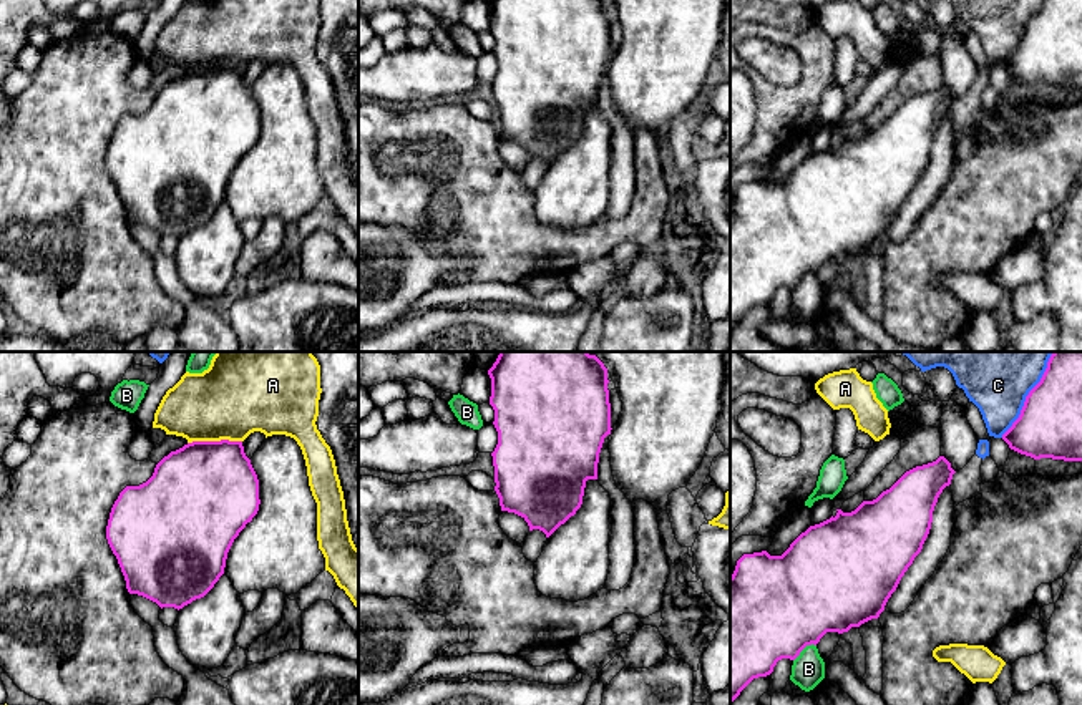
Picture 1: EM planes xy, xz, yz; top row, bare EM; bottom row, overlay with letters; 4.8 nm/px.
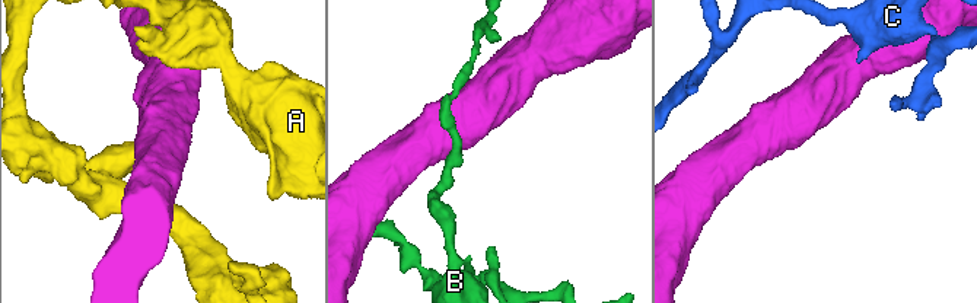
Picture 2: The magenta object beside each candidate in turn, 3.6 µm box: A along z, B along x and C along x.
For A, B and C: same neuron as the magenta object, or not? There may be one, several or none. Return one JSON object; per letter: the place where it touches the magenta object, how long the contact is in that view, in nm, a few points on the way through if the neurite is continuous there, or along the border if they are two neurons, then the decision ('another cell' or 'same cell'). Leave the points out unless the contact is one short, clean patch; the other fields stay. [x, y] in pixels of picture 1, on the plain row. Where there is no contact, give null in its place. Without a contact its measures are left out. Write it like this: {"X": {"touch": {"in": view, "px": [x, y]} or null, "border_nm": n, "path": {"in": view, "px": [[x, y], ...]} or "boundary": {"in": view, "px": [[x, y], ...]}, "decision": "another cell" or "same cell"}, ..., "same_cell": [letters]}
{"A": {"touch": {"in": "xy", "px": [214, 70]}, "border_nm": 260, "decision": "another cell"}, "B": {"touch": {"in": "yz", "px": [804, 276]}, "border_nm": 140, "boundary": {"in": "yz", "px": [[815, 272], [809, 272], [794, 289]]}, "decision": "another cell"}, "C": {"touch": {"in": "yz", "px": [1024, 34]}, "border_nm": 380, "decision": "another cell"}, "same_cell": []}

